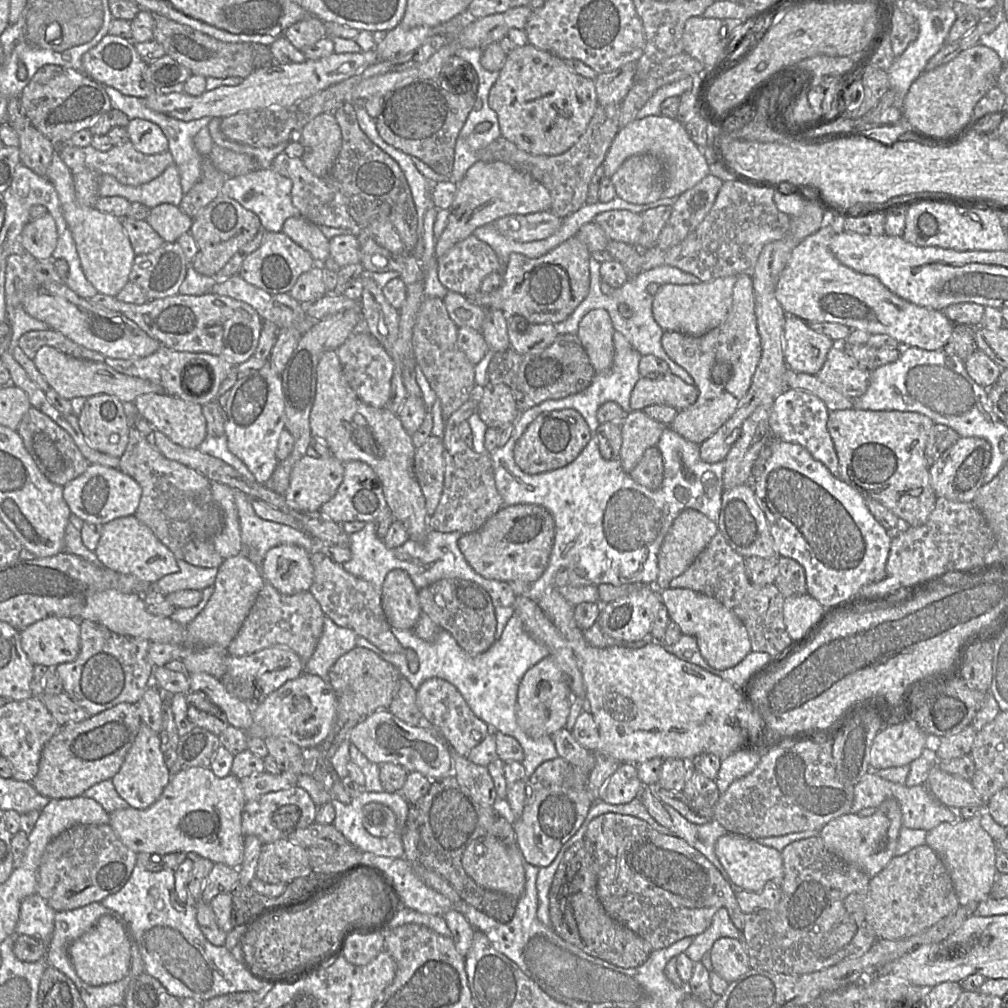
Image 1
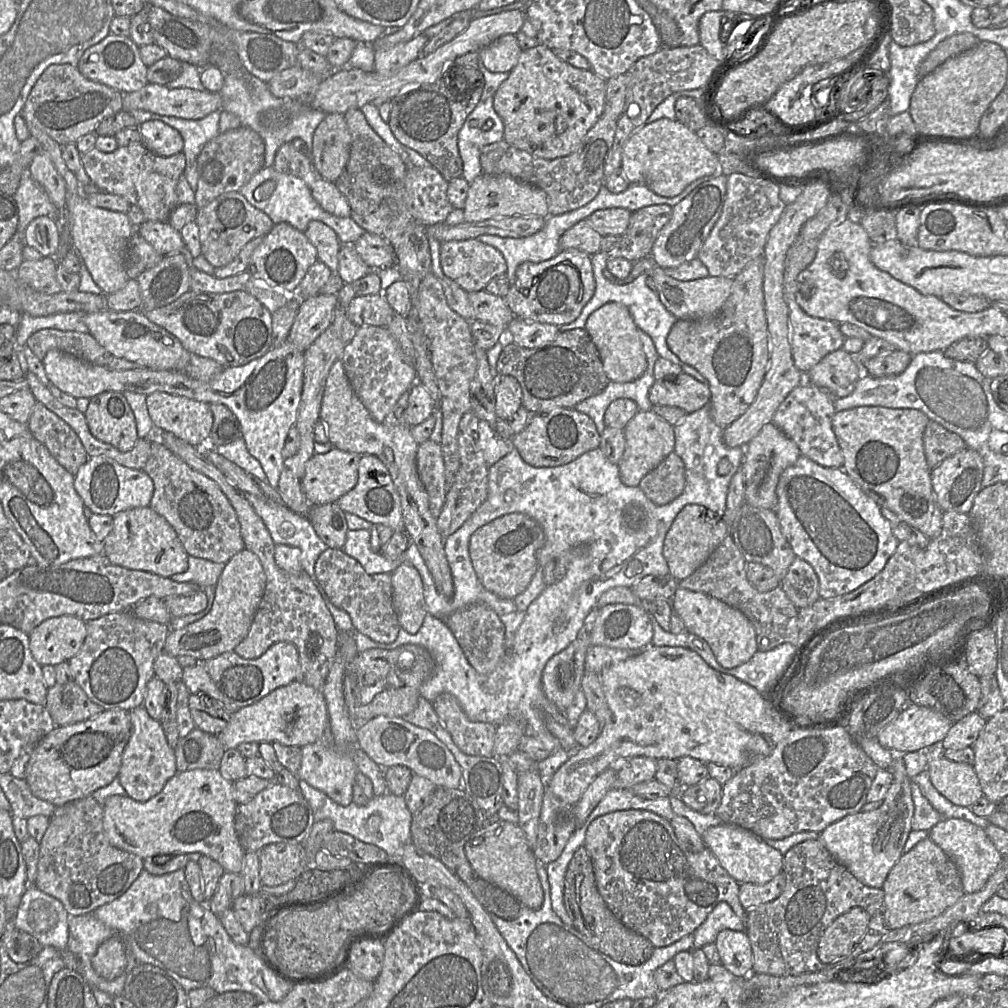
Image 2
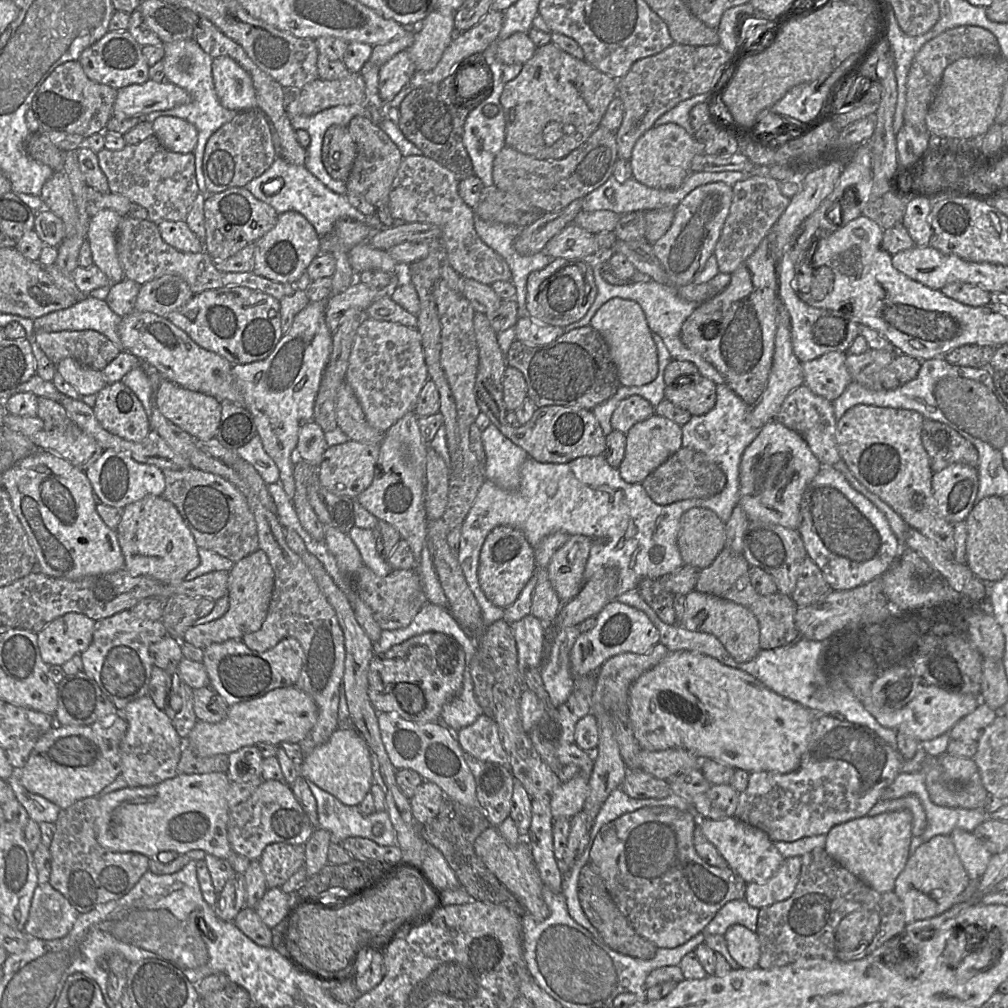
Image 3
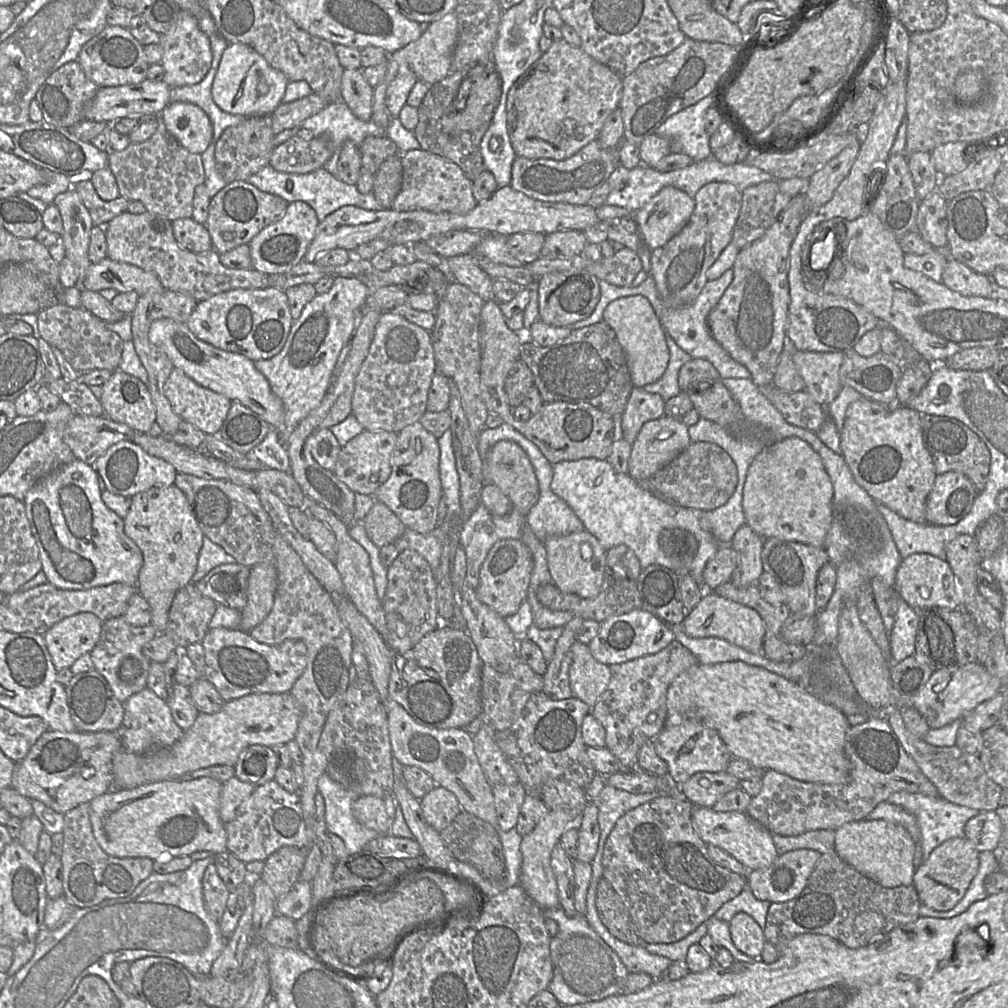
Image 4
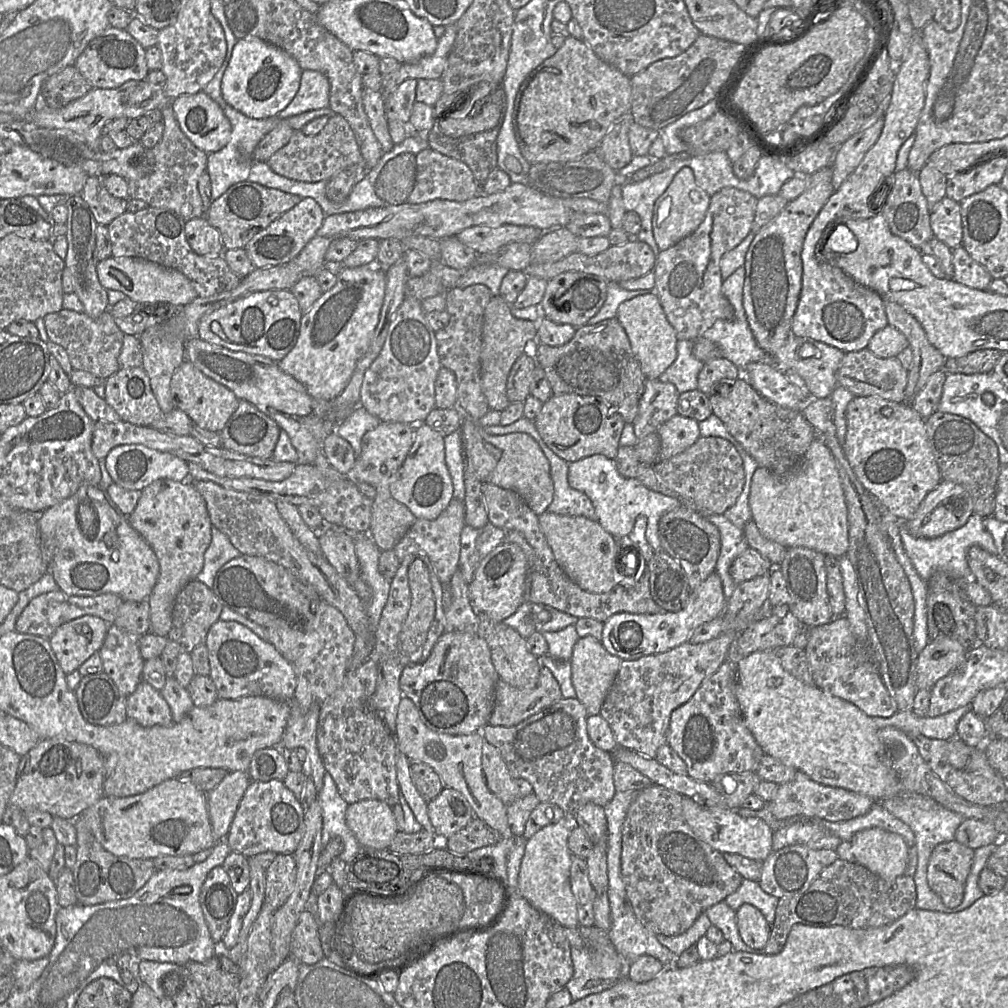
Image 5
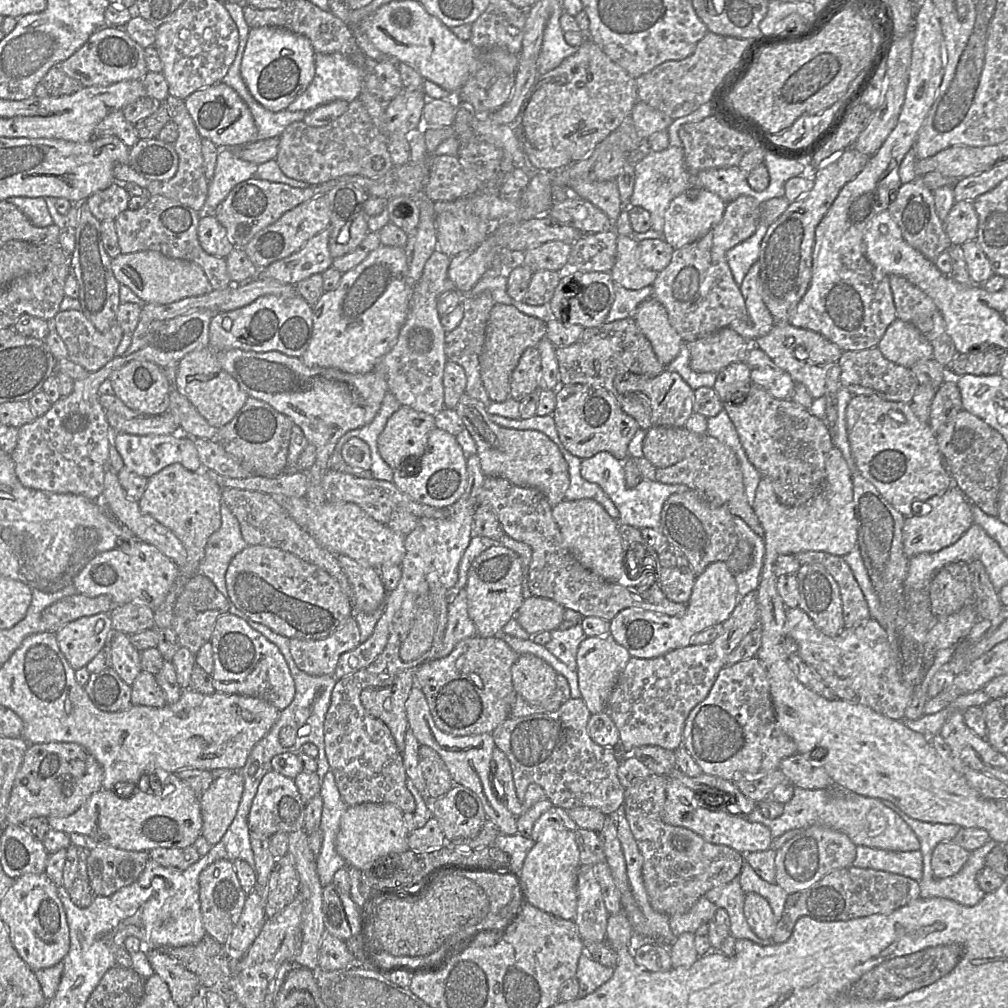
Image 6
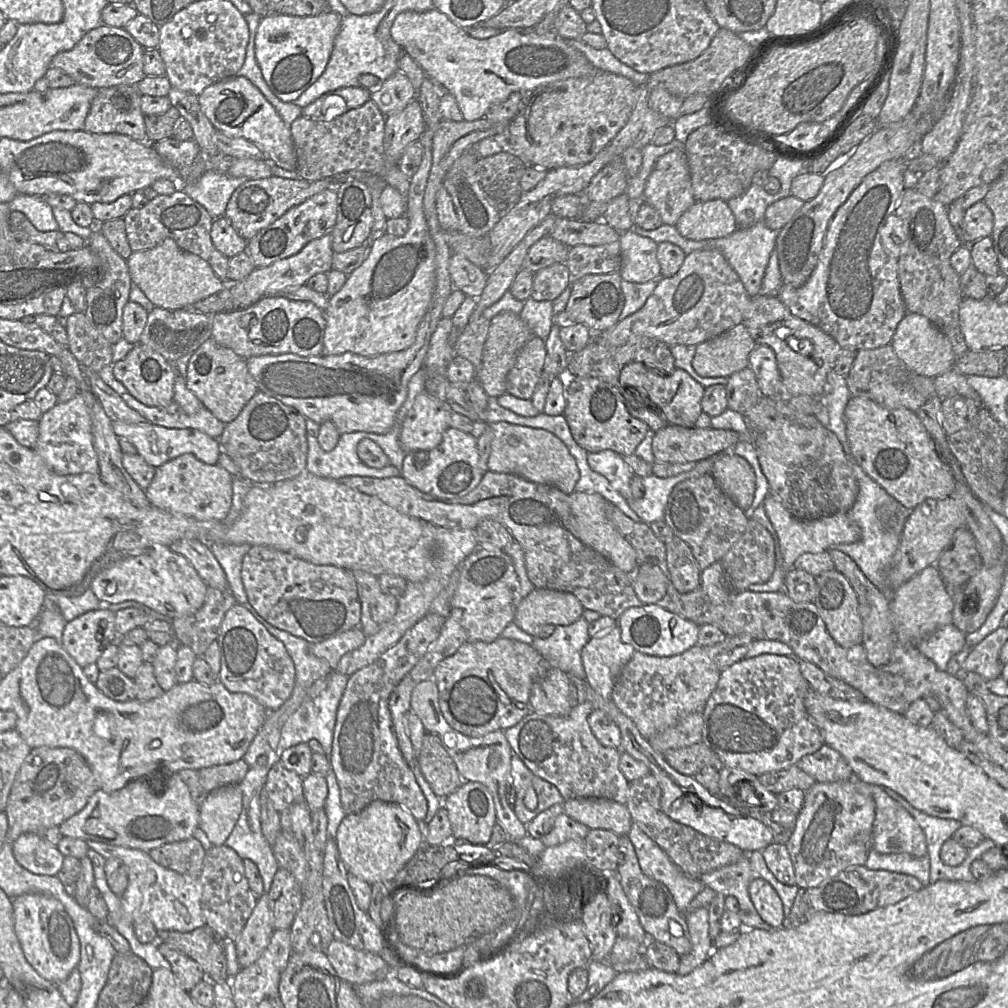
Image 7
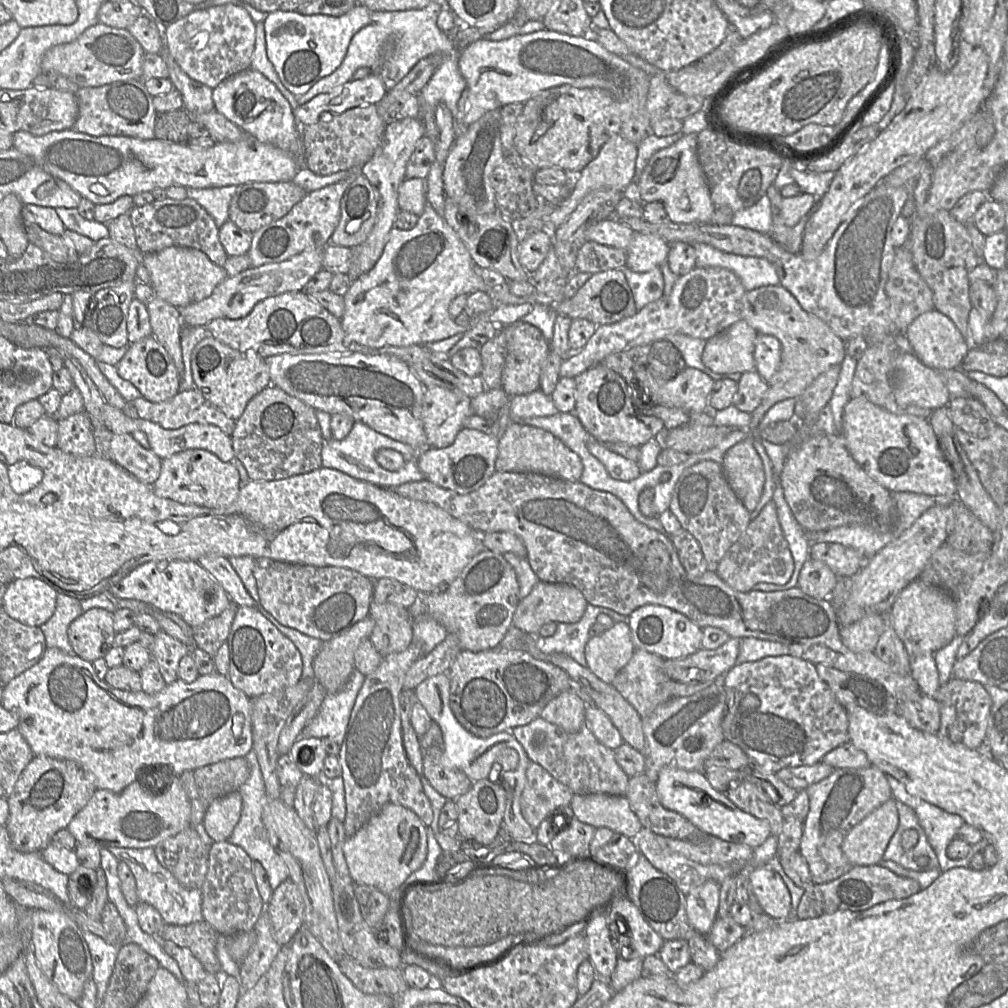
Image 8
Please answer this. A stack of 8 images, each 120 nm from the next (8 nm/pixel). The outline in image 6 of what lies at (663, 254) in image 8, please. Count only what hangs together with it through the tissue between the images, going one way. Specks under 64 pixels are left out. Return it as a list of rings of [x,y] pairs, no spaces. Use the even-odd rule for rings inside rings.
[[[618,236],[616,261],[610,271],[614,283],[629,290],[639,290],[652,286],[657,274],[641,264],[639,242],[631,237]]]

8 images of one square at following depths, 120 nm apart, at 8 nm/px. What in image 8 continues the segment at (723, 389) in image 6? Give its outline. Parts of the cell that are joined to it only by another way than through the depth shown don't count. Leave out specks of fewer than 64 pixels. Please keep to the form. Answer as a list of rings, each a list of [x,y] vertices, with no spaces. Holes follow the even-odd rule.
[[[756,371],[742,373],[737,383],[733,406],[751,414],[762,401],[769,384]]]

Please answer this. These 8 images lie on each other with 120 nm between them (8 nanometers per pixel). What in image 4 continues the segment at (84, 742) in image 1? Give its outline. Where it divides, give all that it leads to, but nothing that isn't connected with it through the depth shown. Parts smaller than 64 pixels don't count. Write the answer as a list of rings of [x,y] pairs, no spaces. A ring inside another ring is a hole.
[[[48,730],[31,747],[26,757],[15,763],[11,787],[28,800],[37,800],[55,812],[65,814],[108,792],[114,783],[113,760],[122,748],[119,732],[60,732]]]

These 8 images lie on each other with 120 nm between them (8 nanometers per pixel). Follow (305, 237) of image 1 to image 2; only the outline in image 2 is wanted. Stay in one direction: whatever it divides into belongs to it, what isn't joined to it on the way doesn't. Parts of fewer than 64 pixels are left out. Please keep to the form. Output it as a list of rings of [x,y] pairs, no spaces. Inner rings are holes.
[[[311,221],[303,233],[316,248],[317,259],[326,264],[333,274],[337,274],[338,253],[343,244],[334,230],[320,221]]]

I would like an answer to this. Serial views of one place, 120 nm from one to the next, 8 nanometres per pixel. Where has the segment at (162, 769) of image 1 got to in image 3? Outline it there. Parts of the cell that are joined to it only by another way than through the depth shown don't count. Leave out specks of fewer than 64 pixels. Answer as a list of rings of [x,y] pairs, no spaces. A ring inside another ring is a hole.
[[[145,695],[127,704],[119,713],[128,724],[121,742],[121,776],[127,787],[151,787],[175,777],[184,740],[177,734],[173,721],[164,710],[158,709]]]

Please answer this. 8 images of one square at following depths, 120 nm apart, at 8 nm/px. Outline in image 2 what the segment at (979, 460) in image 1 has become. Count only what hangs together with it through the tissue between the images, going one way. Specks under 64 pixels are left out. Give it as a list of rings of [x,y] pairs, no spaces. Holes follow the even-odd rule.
[[[966,447],[931,470],[933,490],[941,509],[969,513],[984,476],[981,455]]]

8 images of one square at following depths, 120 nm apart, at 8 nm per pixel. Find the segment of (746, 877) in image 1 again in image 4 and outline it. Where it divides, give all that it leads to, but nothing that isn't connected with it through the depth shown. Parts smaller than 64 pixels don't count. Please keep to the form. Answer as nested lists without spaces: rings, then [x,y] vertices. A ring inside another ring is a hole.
[[[694,806],[693,825],[707,845],[723,849],[750,871],[767,868],[778,857],[772,833],[746,812],[715,812],[708,807]]]

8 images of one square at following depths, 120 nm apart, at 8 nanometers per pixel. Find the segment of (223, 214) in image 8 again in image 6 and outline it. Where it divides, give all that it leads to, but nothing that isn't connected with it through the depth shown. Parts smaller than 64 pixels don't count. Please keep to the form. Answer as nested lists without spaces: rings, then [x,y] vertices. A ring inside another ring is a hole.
[[[234,148],[220,149],[213,178],[209,181],[208,195],[201,217],[215,215],[217,206],[239,183],[256,177],[258,165],[240,159]]]

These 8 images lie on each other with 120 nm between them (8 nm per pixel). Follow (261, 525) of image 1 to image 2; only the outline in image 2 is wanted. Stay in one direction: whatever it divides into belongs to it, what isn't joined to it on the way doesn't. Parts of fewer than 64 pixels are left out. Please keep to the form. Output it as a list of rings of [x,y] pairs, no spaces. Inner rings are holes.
[[[244,495],[263,520],[274,543],[300,549],[302,570],[314,578],[315,563],[328,547],[319,538],[308,517],[296,514],[284,504],[274,503],[266,497]]]

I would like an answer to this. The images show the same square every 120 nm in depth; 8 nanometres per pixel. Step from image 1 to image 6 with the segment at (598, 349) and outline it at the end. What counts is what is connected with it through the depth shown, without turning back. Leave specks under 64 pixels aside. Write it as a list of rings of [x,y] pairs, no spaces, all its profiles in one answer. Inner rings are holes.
[[[650,297],[636,308],[632,318],[650,341],[658,361],[663,366],[670,364],[684,342],[670,324],[663,305]]]

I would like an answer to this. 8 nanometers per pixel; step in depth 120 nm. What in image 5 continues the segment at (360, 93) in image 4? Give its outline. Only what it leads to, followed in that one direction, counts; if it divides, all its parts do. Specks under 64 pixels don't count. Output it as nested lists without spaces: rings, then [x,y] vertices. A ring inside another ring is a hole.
[[[364,88],[362,102],[371,129],[383,153],[390,151],[395,144],[388,129],[388,118],[385,111],[385,96],[383,92]]]

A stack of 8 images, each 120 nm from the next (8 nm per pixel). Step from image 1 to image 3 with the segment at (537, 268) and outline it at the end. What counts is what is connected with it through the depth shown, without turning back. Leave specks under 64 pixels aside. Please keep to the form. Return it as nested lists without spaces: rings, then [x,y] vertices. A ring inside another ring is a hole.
[[[553,259],[545,268],[532,272],[527,279],[526,308],[538,323],[565,327],[581,320],[597,295],[590,259]]]

